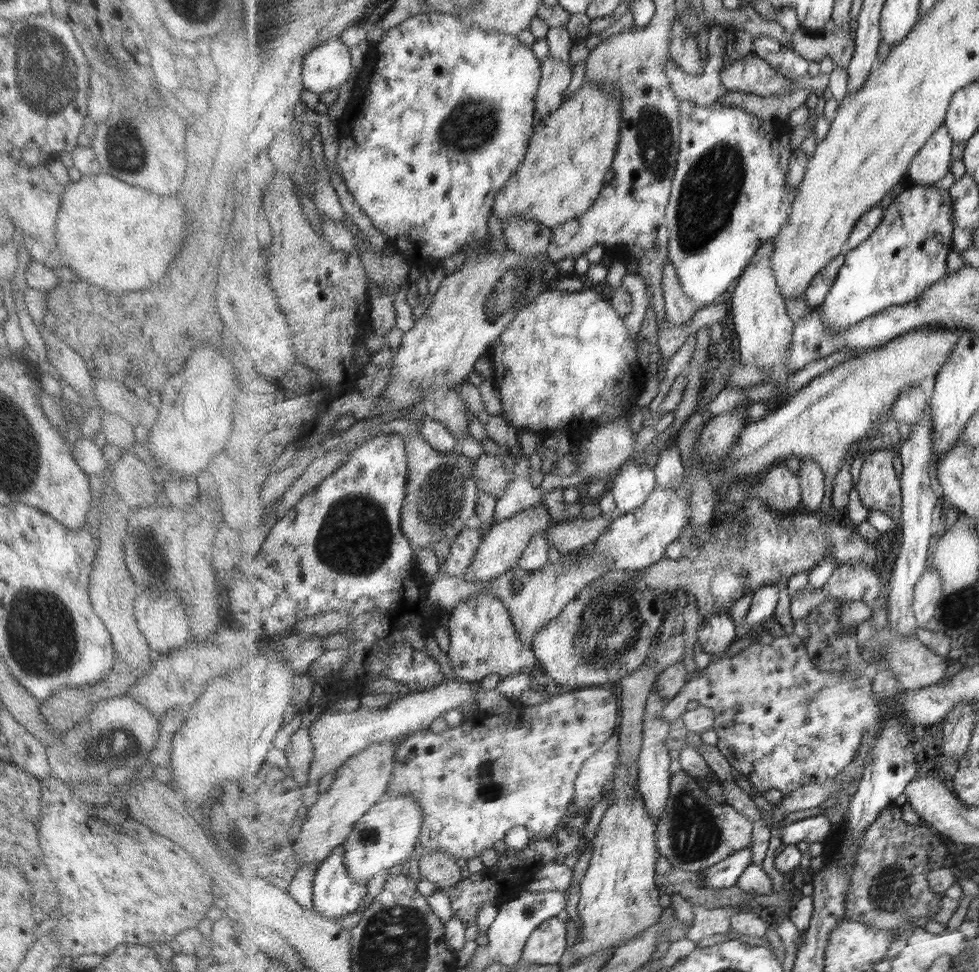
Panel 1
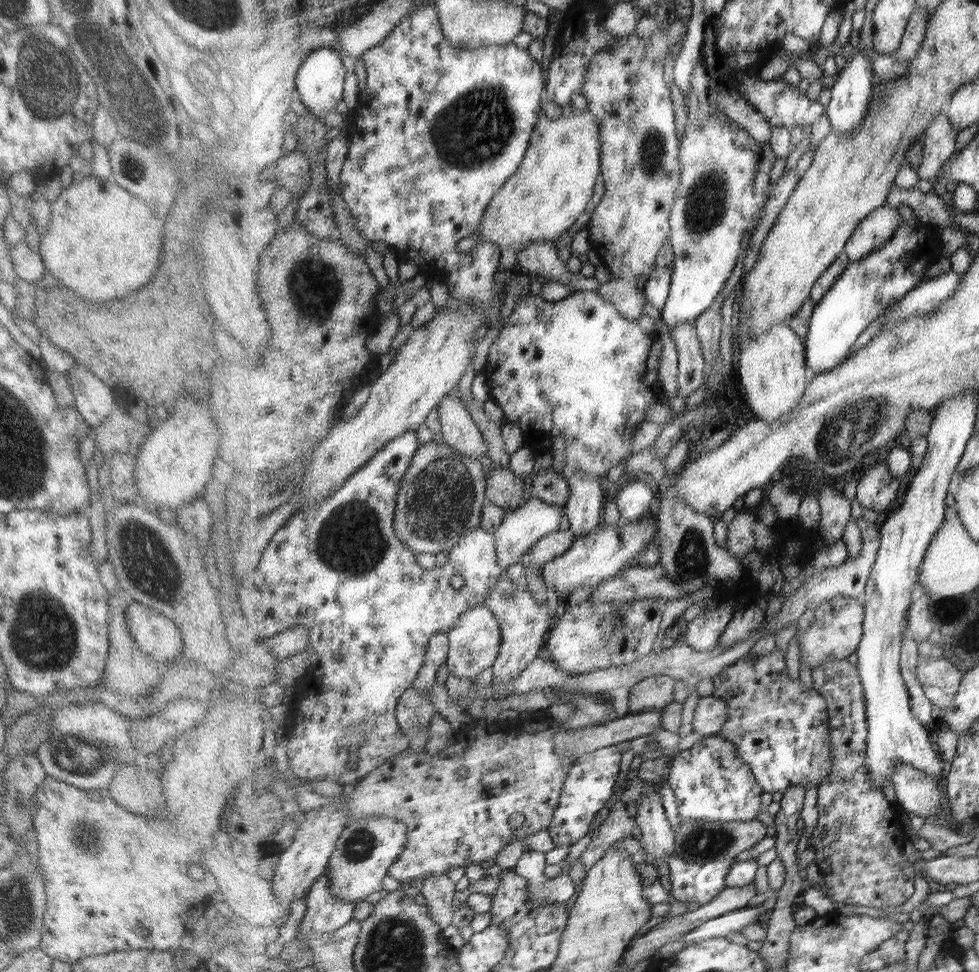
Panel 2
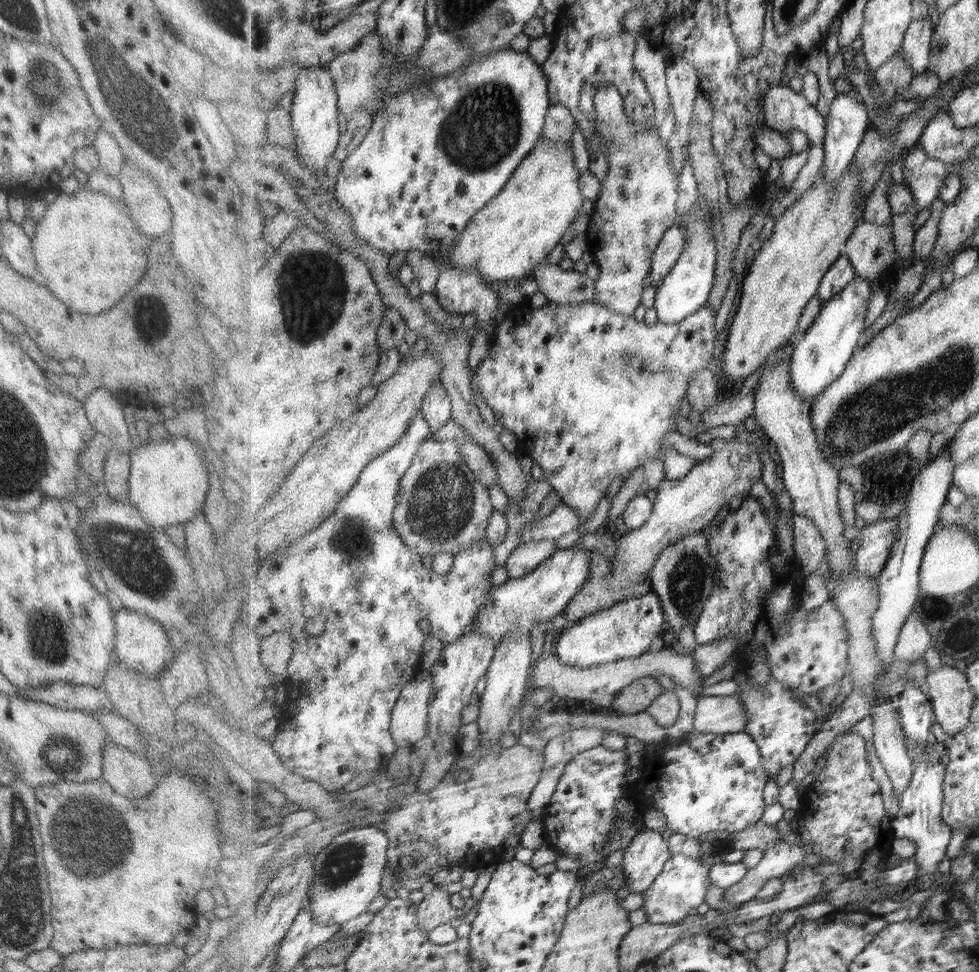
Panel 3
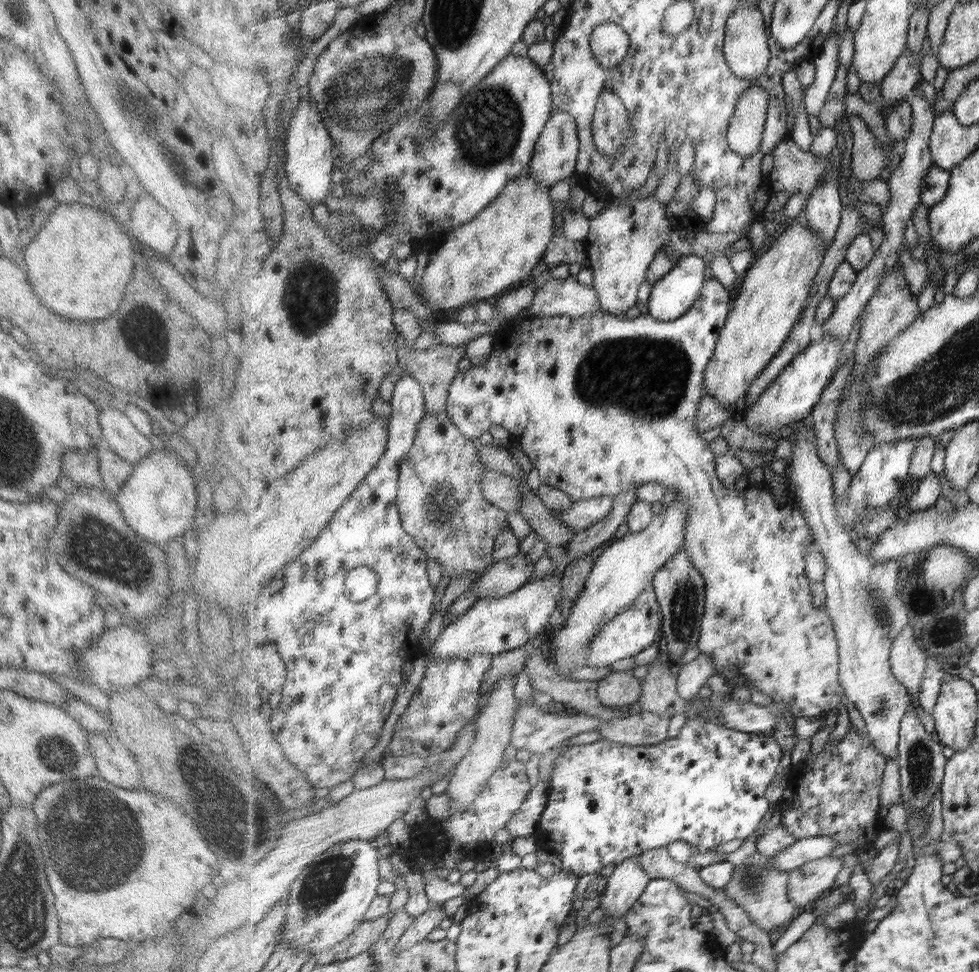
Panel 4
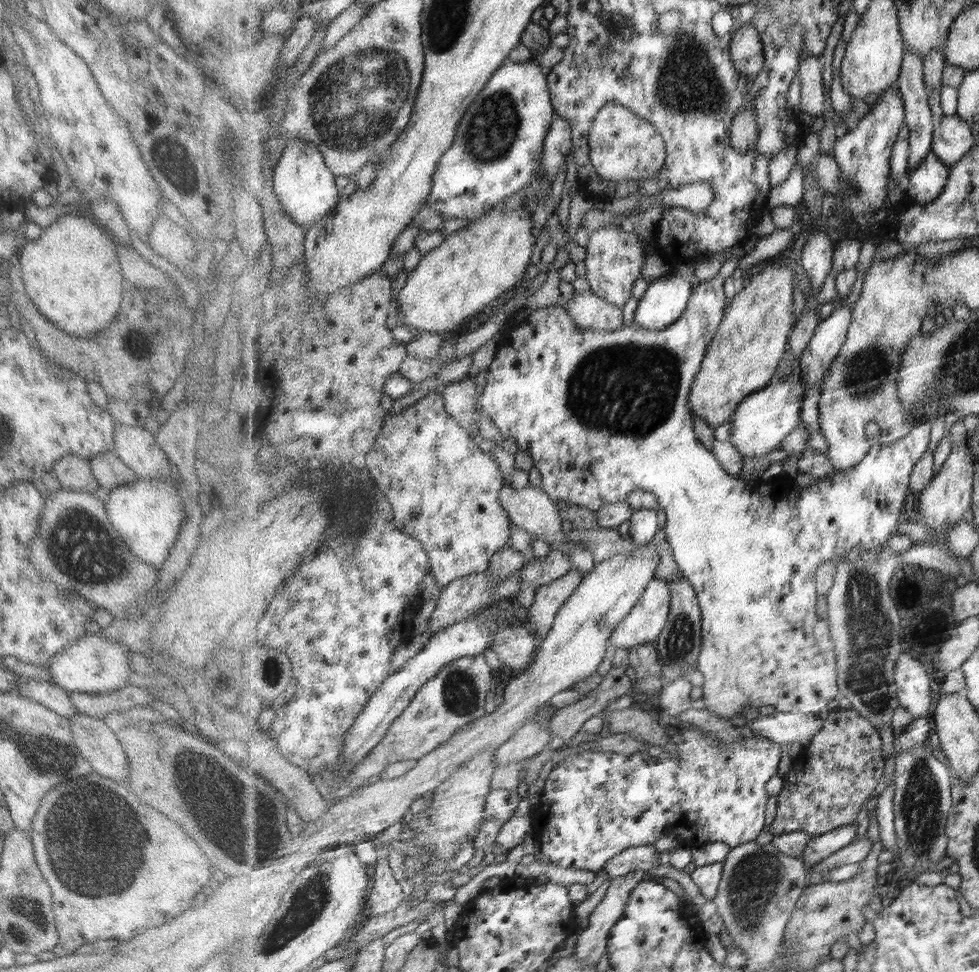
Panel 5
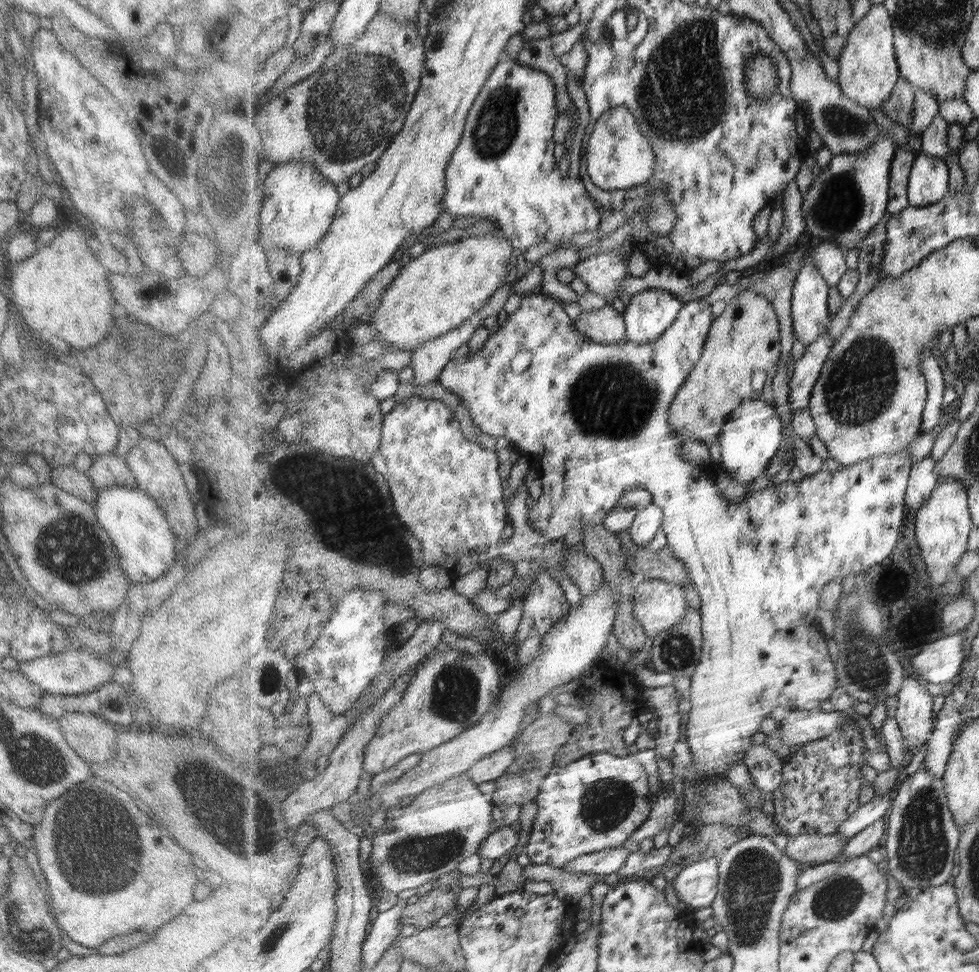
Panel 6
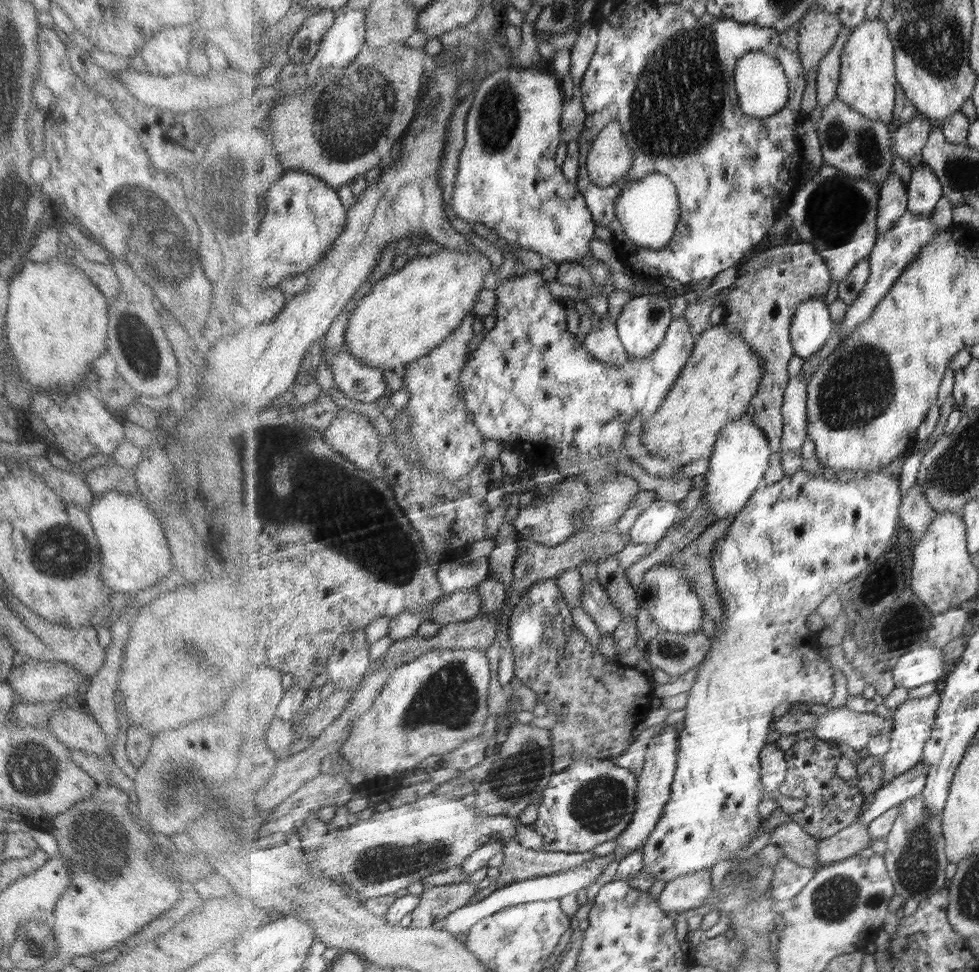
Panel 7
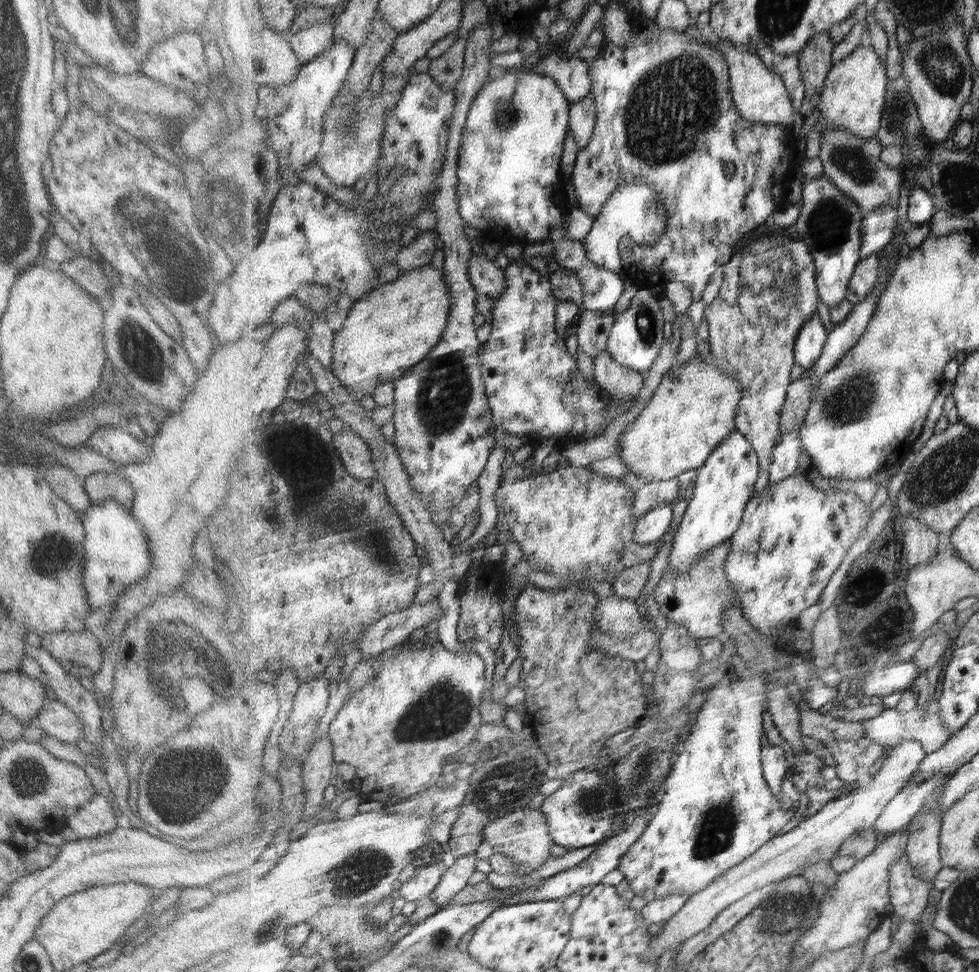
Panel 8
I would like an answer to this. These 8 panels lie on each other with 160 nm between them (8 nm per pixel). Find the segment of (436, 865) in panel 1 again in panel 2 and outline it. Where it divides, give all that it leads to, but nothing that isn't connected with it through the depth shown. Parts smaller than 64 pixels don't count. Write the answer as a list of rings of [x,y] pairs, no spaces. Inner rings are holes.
[[[447,875],[430,876],[424,879],[421,894],[426,899],[429,913],[444,929],[453,922],[457,906],[453,906],[457,886]]]

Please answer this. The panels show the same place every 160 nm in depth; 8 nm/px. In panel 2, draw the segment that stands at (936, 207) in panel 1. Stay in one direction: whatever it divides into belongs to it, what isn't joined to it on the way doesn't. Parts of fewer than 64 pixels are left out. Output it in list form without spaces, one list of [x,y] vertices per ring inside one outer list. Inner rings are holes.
[[[915,217],[915,225],[899,227],[898,232],[885,246],[878,248],[863,260],[850,262],[839,281],[827,293],[823,301],[817,303],[810,320],[809,334],[804,340],[807,352],[806,363],[810,366],[810,376],[819,376],[834,370],[851,358],[855,343],[875,320],[891,306],[901,301],[911,290],[925,281],[925,272],[938,258],[942,245],[937,234],[931,234],[925,225]]]

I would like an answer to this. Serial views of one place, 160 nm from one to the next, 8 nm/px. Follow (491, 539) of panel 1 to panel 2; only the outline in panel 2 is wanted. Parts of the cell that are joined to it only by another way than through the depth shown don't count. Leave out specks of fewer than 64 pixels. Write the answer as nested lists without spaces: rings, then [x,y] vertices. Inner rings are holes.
[[[533,496],[517,510],[506,513],[501,526],[494,532],[498,544],[497,556],[499,564],[507,568],[521,562],[539,539],[545,538],[561,528],[564,512],[565,510],[559,505],[549,504]]]

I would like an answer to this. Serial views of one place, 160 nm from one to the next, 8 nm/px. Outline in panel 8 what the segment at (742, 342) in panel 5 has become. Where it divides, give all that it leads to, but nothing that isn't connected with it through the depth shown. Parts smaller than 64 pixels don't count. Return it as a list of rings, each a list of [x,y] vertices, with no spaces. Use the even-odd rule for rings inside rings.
[[[697,356],[693,362],[685,366],[674,366],[659,383],[635,424],[629,424],[620,436],[618,456],[642,484],[671,480],[689,470],[697,472],[714,450],[736,430],[735,420],[743,398],[742,388],[734,376],[726,374],[714,359],[711,359],[710,363],[705,363]]]

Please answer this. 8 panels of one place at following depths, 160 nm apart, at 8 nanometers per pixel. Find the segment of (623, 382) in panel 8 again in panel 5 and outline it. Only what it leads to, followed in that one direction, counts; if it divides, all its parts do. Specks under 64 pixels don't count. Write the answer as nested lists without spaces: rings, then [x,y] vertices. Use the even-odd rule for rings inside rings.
[[[593,292],[573,294],[570,300],[560,300],[562,306],[574,318],[575,324],[583,331],[615,331],[623,326],[623,312],[615,306],[599,298]]]

